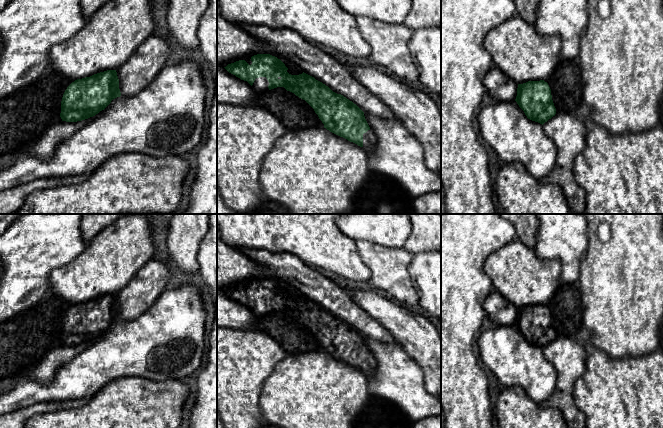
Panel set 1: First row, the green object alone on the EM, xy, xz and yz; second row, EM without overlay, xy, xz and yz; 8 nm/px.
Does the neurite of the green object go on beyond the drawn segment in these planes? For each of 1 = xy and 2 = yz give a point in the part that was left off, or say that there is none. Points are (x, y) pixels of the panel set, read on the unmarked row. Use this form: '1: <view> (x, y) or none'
1: none
2: none

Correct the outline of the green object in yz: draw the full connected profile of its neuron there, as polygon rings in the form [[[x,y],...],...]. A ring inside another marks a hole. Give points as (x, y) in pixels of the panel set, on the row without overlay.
[[[544,304],[518,308],[515,325],[528,343],[542,349],[556,338],[551,313]]]

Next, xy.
[[[107,294],[90,301],[77,303],[65,314],[61,325],[62,345],[77,346],[95,340],[104,334],[113,323],[120,321],[119,303],[116,294]]]

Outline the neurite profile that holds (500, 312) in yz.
[[[492,290],[485,301],[487,318],[494,326],[515,325],[518,308],[500,292]]]

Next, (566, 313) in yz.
[[[560,283],[555,295],[546,303],[551,313],[556,338],[574,338],[581,329],[583,308],[578,284]]]

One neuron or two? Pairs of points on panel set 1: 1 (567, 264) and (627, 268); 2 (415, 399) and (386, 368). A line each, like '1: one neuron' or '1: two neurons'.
1: two neurons
2: one neuron

